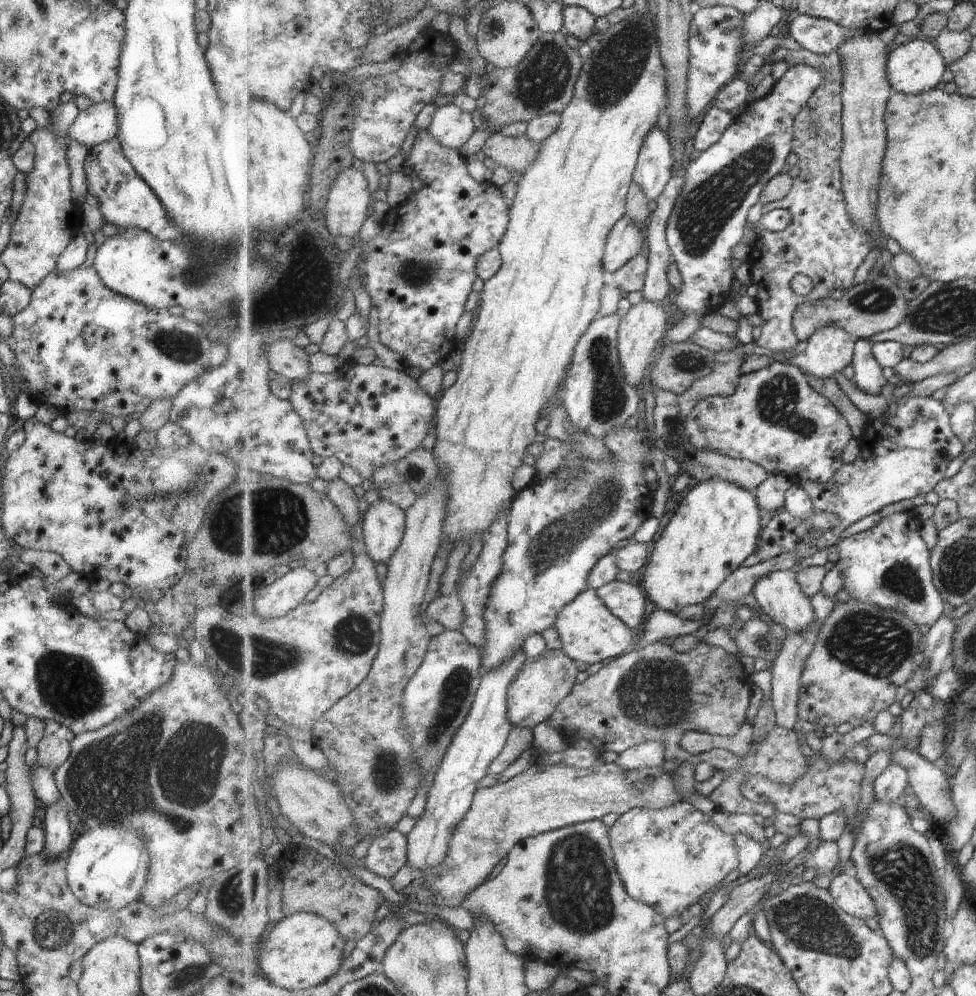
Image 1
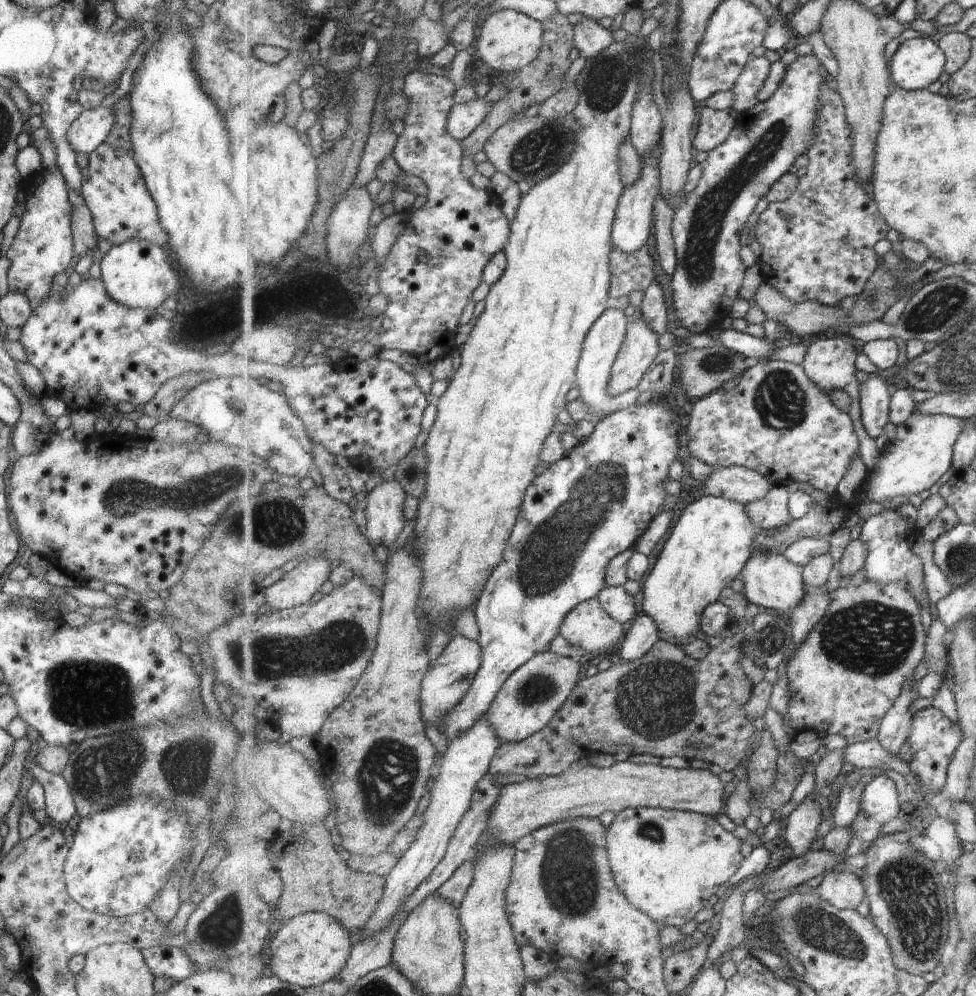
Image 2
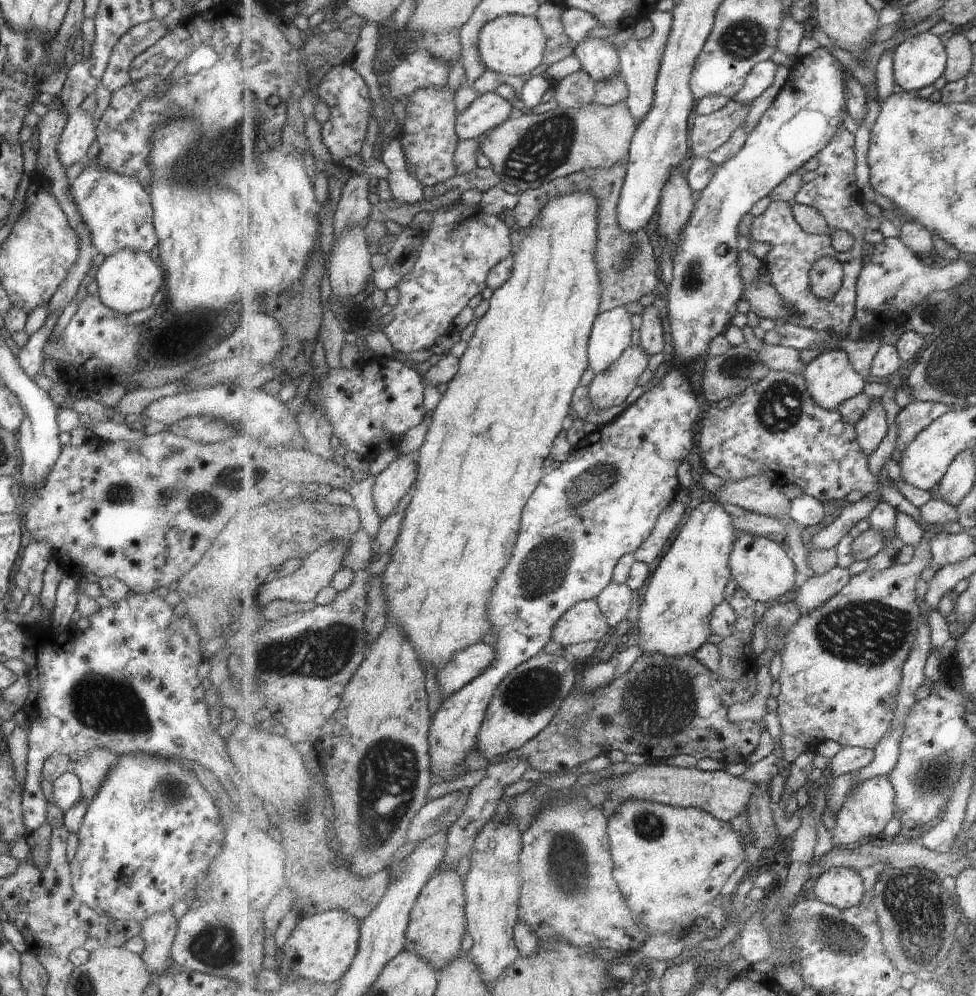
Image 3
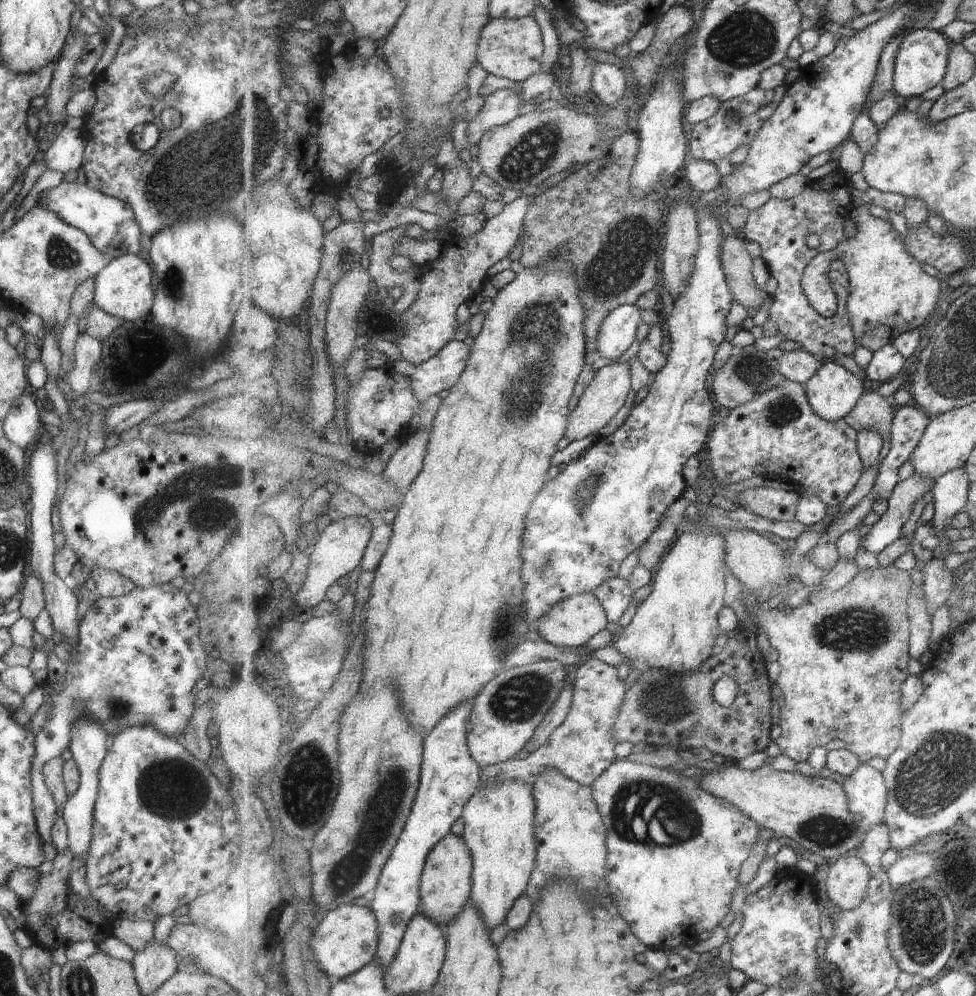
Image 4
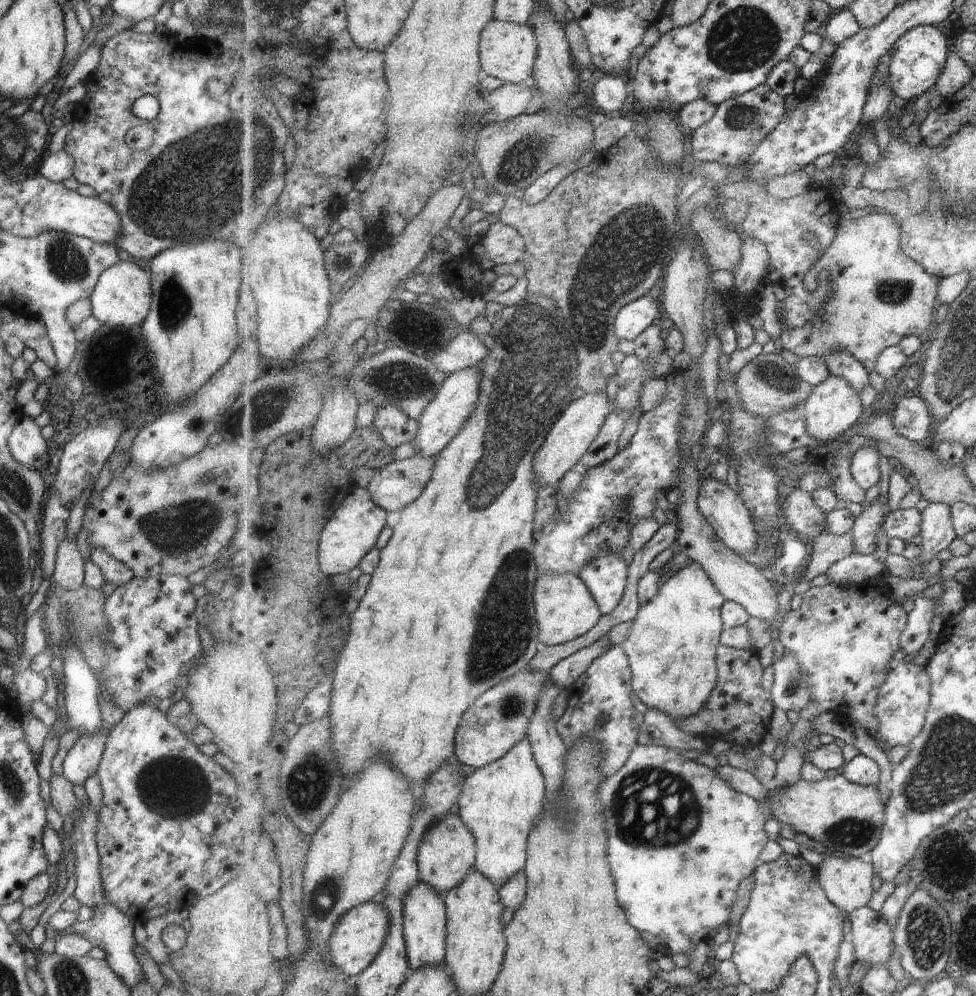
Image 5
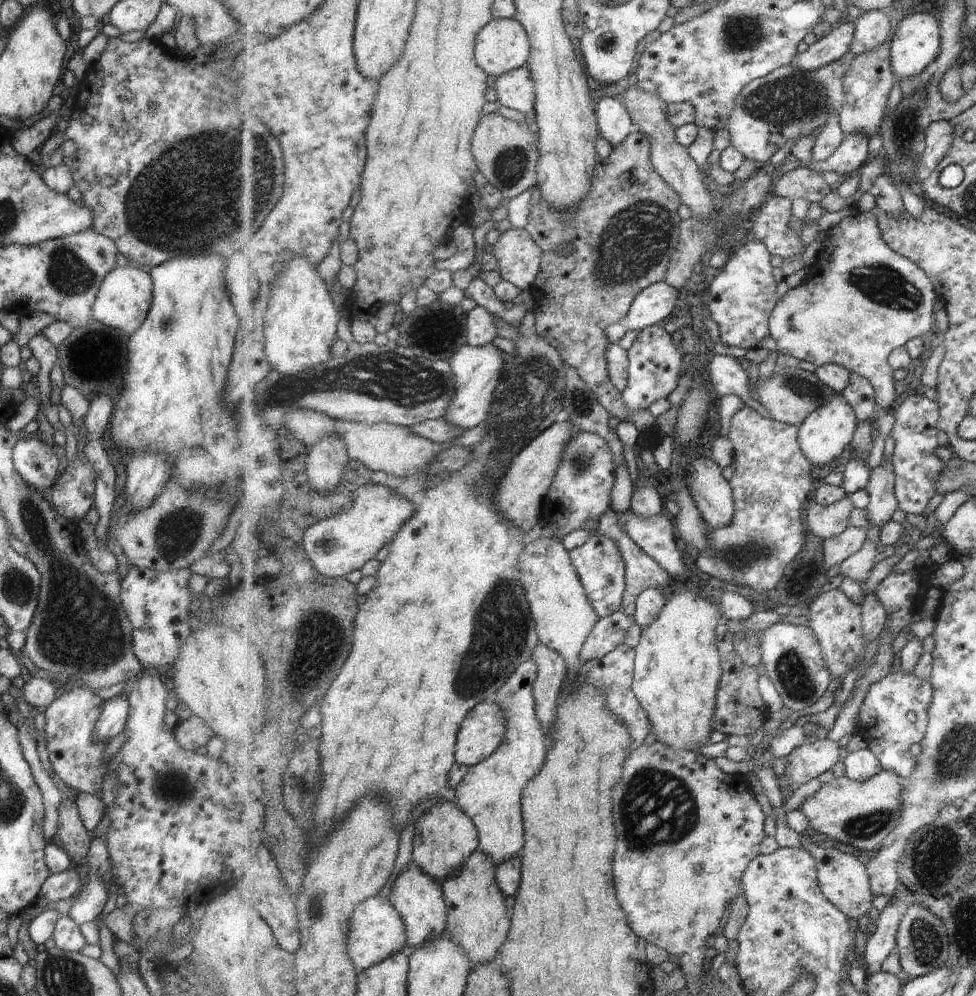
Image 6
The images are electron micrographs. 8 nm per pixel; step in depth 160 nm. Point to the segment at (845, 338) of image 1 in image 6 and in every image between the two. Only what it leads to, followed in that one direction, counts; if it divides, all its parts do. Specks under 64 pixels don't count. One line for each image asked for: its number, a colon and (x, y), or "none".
2: (830, 363)
3: (831, 379)
4: (834, 392)
5: (834, 408)
6: (826, 433)

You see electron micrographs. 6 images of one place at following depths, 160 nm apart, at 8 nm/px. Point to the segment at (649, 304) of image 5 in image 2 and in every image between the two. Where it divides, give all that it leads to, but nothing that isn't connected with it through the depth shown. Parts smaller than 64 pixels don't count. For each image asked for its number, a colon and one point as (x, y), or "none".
2: (602, 347)
3: (611, 335)
4: (619, 332)

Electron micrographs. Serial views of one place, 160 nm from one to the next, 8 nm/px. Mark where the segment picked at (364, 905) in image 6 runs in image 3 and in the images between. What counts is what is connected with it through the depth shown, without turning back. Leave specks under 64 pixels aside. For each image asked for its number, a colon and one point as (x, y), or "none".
3: (322, 948)
4: (346, 940)
5: (360, 936)

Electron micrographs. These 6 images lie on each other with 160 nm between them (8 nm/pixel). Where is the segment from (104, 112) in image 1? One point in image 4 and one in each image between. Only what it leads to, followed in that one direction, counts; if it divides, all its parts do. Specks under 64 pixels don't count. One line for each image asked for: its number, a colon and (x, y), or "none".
2: (88, 129)
3: (78, 132)
4: (64, 154)

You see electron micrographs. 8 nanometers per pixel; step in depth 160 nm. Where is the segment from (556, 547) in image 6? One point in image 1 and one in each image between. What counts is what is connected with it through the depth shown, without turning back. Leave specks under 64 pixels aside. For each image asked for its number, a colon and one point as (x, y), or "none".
1: (591, 633)
2: (589, 626)
3: (584, 622)
4: (570, 624)
5: (565, 607)

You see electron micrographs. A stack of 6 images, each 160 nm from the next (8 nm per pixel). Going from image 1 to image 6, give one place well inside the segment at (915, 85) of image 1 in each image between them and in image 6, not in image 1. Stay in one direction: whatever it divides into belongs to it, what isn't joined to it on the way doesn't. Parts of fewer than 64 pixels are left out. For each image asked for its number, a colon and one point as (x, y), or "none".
2: (918, 62)
3: (919, 61)
4: (922, 63)
5: (921, 53)
6: (916, 42)

